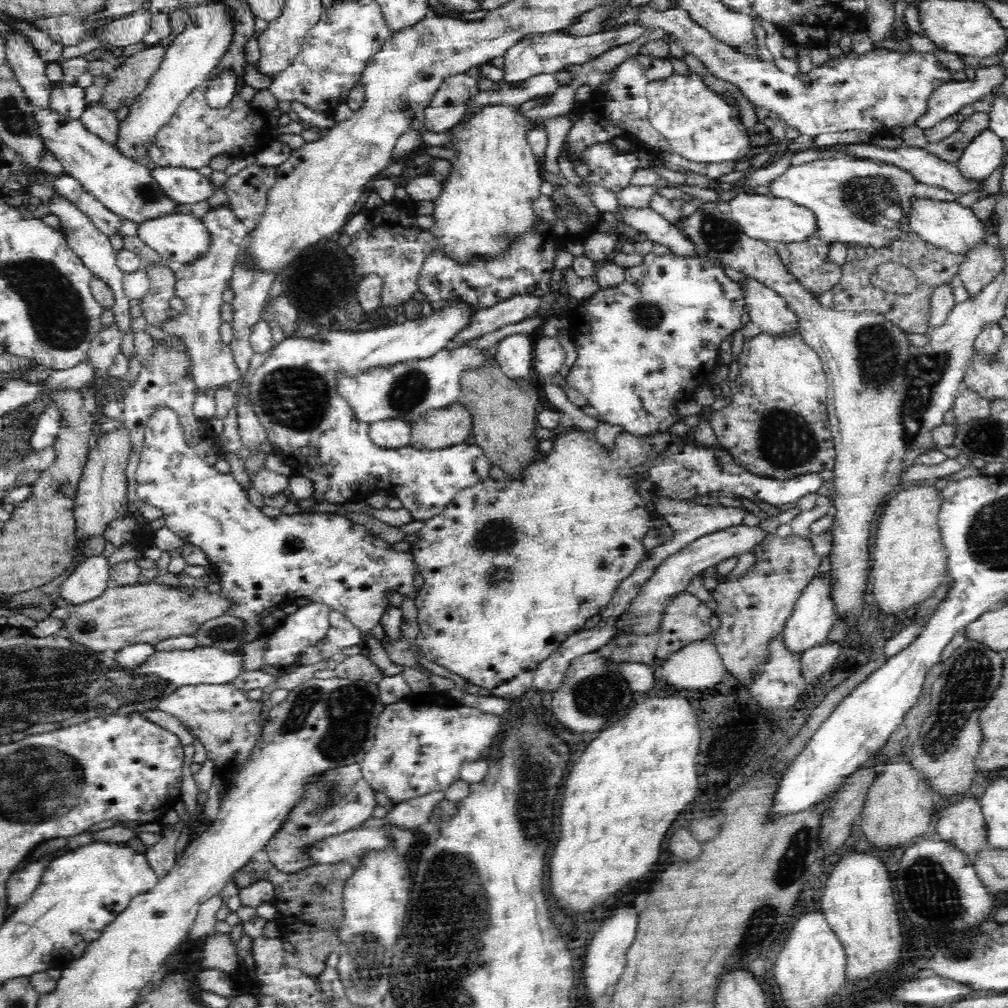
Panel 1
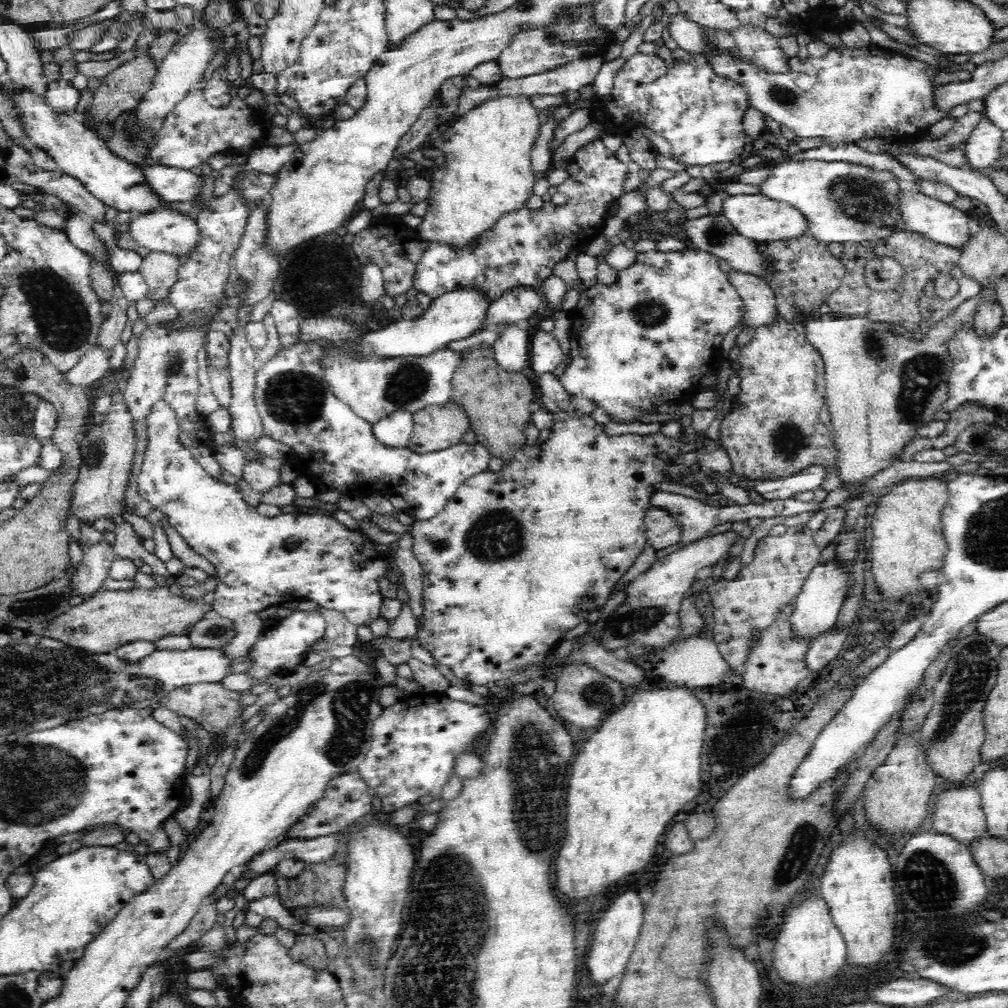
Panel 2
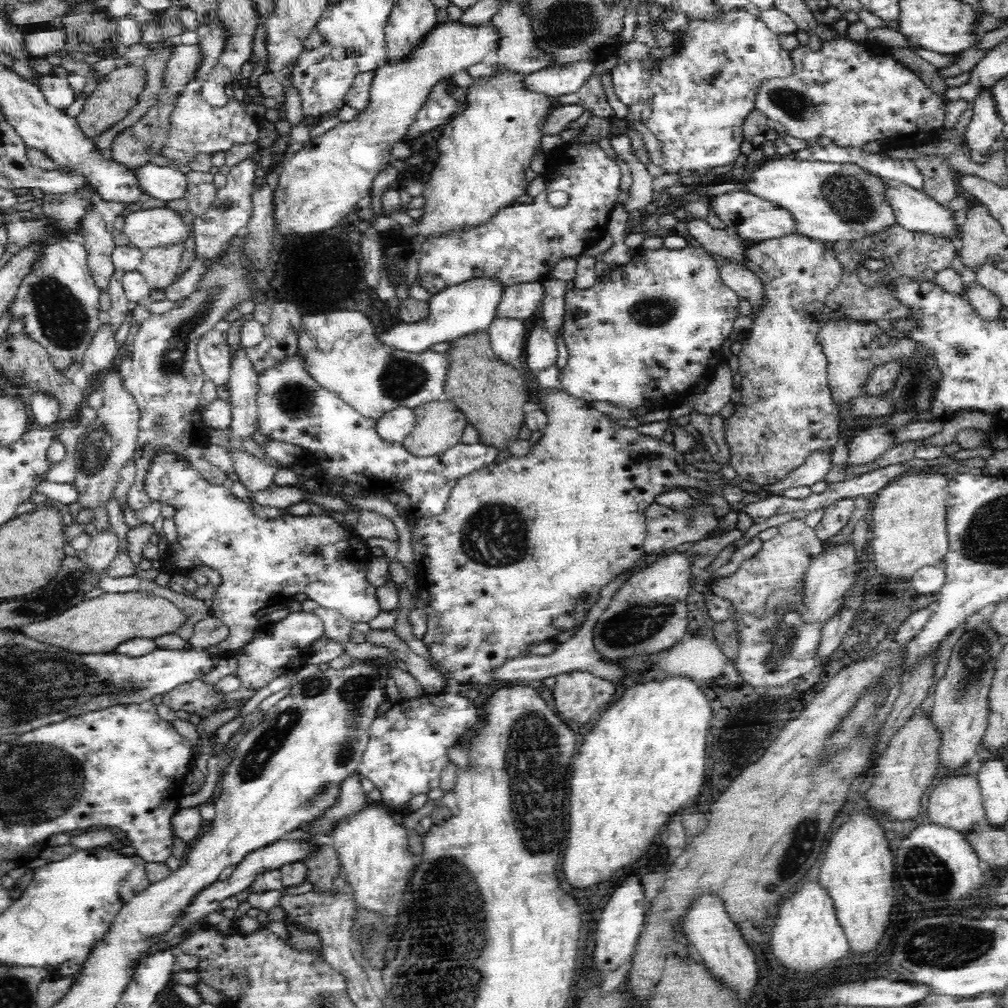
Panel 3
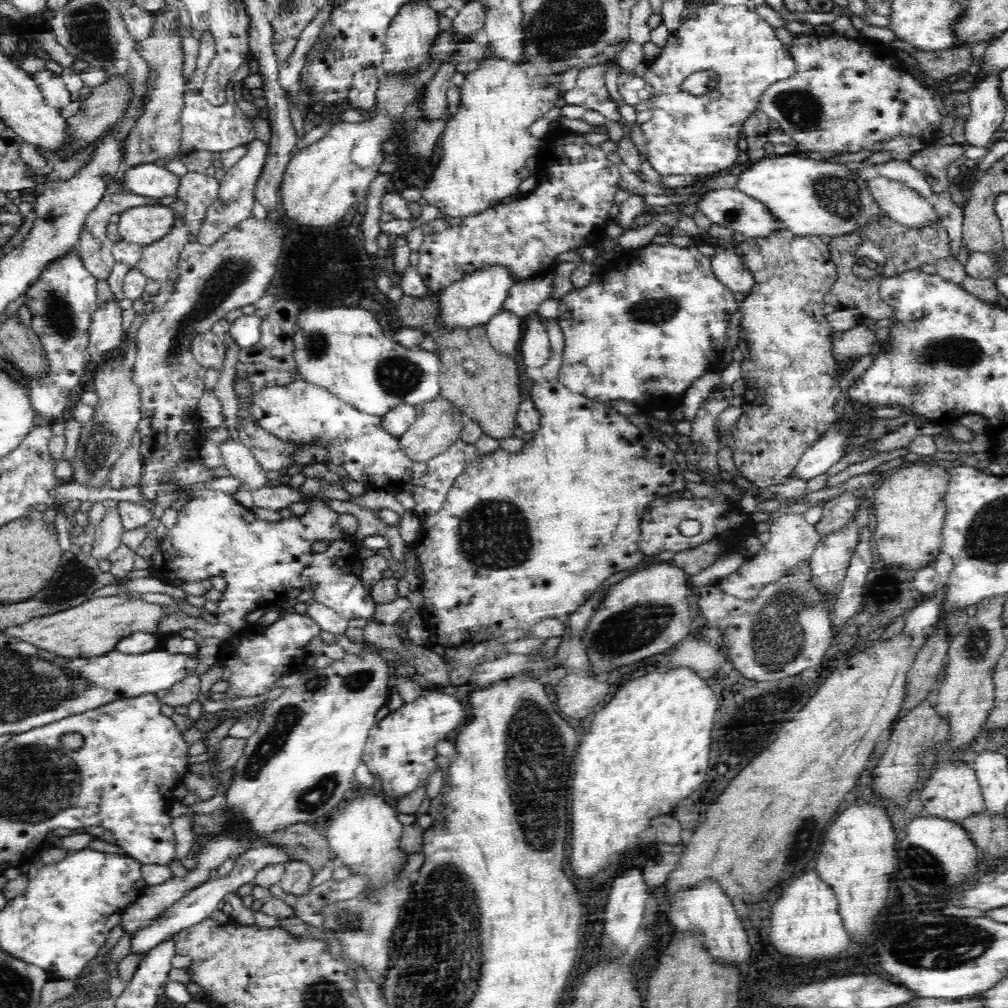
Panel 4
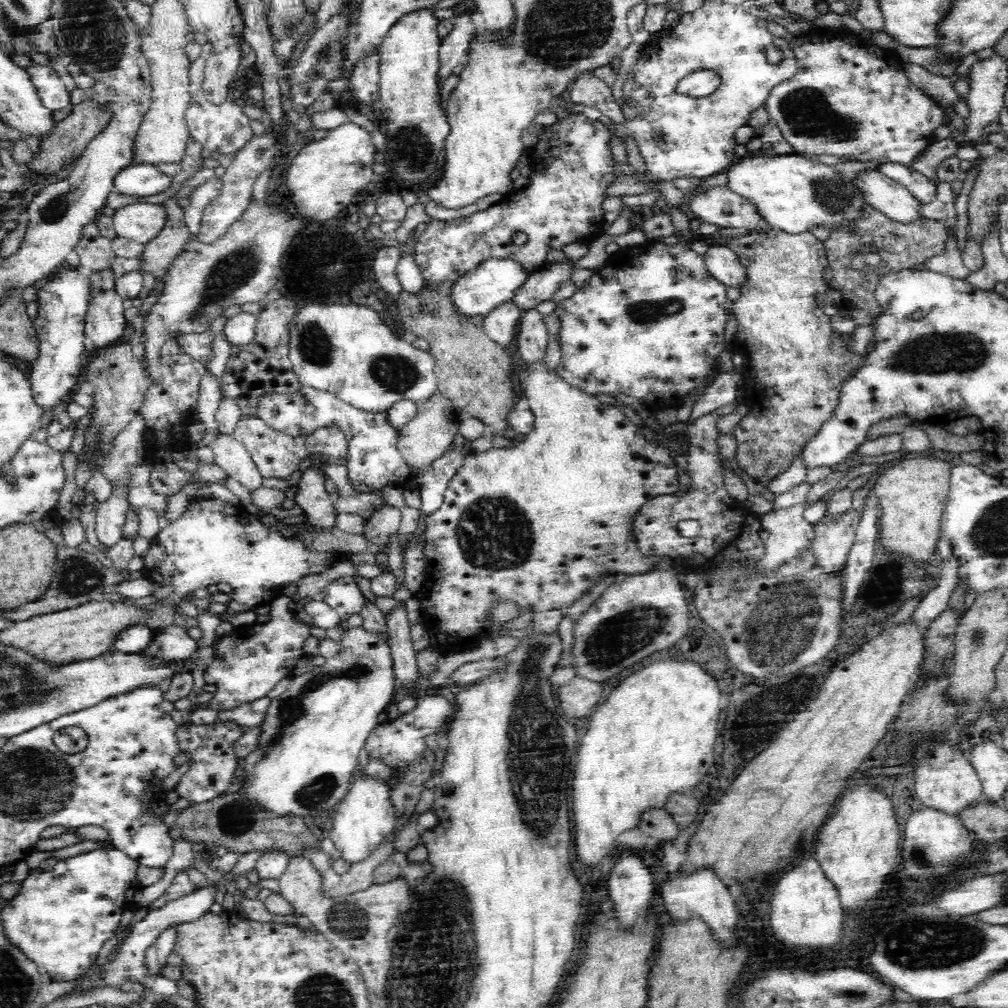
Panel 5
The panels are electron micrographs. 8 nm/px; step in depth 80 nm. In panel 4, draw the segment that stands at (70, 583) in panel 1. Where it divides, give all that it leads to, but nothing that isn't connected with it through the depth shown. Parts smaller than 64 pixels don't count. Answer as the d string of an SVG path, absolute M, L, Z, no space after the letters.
M107 509L99 525L95 526L95 539L91 543L90 554L100 561L108 560L109 556L121 544L121 538L125 528L121 523L119 510Z

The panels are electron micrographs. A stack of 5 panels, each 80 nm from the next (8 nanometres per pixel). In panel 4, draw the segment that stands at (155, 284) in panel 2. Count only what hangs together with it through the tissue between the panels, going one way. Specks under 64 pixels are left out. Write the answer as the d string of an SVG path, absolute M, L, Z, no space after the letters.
M174 218L171 230L149 246L143 248L143 254L136 267L147 279L164 284L174 274L178 258L184 246L189 242L191 233L184 220Z

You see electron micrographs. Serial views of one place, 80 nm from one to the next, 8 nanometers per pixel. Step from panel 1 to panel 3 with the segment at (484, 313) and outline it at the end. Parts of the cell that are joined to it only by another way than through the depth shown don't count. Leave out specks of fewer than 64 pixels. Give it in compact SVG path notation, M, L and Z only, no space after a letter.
M542 281L507 286L498 304L496 319L508 318L525 321L538 310L540 304L543 304L543 298Z

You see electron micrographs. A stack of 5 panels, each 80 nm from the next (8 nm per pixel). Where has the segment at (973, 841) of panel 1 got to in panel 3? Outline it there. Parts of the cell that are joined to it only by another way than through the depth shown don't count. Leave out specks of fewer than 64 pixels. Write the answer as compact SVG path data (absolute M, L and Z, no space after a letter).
M966 774L944 776L928 798L927 818L930 822L937 822L938 826L953 827L962 834L968 834L976 822L985 820L978 782Z

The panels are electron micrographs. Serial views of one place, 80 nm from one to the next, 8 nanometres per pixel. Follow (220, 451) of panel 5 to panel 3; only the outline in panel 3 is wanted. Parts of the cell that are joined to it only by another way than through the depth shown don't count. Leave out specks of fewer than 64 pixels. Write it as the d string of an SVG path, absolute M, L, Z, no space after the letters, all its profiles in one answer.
M232 448L228 450L233 459L233 470L237 474L239 481L244 484L248 490L253 493L259 490L266 490L268 486L274 484L274 474L278 467L276 465L268 465L260 458L248 454L248 452L240 452Z

